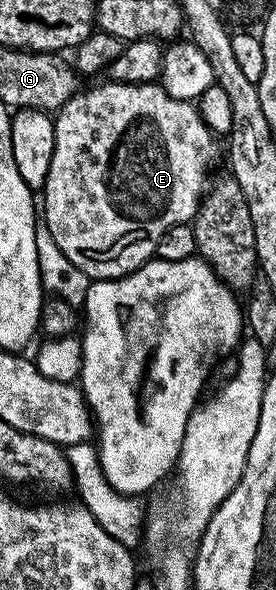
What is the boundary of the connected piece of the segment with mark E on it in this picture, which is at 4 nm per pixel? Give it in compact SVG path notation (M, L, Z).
M109 86L113 88L89 88L86 90L78 91L77 95L70 98L67 103L63 105L56 113L55 123L53 129L55 130L55 150L51 154L51 166L47 170L47 178L45 179L45 186L43 189L43 195L45 195L45 208L43 204L43 217L46 220L46 224L51 235L54 239L56 246L59 246L59 250L66 255L66 258L70 260L75 266L83 272L83 274L89 276L94 281L98 280L118 280L120 276L128 276L129 273L133 272L137 268L142 268L148 260L154 259L157 251L157 243L159 238L163 238L163 234L167 230L171 230L171 226L188 224L192 221L193 217L197 214L197 207L201 205L201 198L207 188L207 179L205 180L205 167L212 162L217 156L217 140L218 137L214 133L209 131L209 128L203 122L201 112L198 110L196 103L180 100L179 98L171 98L171 94L167 94L163 90L156 90L157 92L149 92L153 90L146 90L141 86Z

